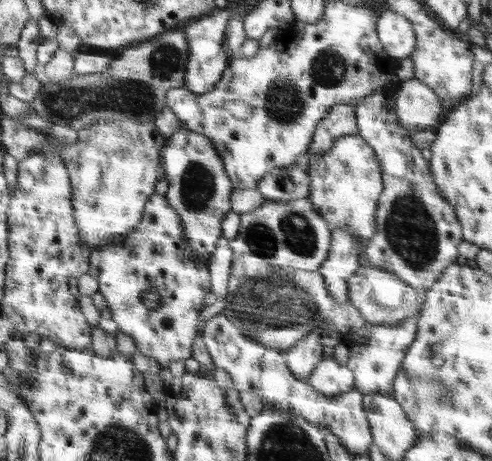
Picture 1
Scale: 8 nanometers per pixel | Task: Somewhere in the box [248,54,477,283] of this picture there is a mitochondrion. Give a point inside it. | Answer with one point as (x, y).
(410, 232)

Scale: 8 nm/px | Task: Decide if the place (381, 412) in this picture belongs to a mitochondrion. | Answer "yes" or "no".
no

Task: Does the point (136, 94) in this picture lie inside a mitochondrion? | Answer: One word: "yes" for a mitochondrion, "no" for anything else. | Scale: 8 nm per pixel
yes

